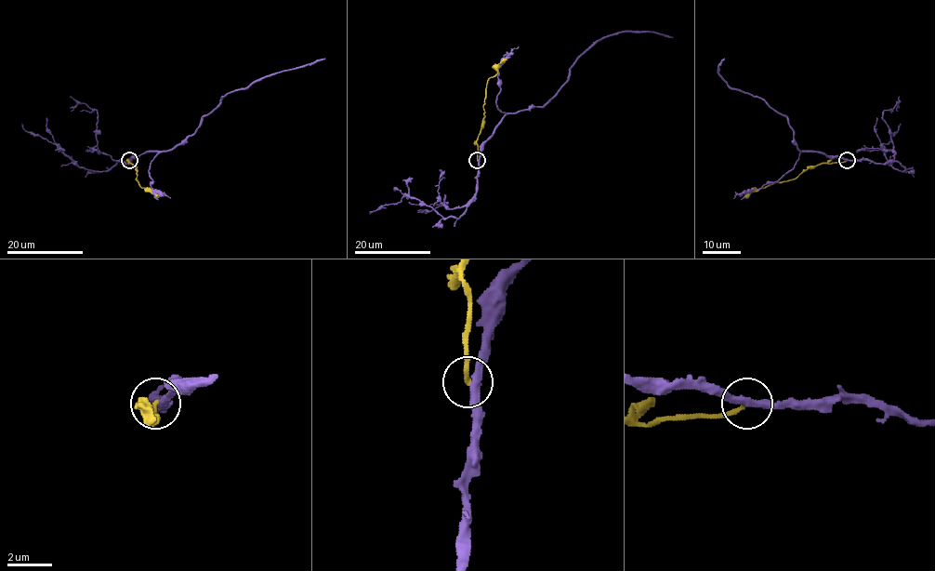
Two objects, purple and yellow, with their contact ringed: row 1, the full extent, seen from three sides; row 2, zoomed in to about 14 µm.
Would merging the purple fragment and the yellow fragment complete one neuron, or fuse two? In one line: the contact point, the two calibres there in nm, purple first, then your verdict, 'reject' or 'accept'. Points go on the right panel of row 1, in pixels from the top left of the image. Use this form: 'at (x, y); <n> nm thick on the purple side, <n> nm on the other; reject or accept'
at (847, 160); 320 nm thick on the purple side, 200 nm on the other; reject

